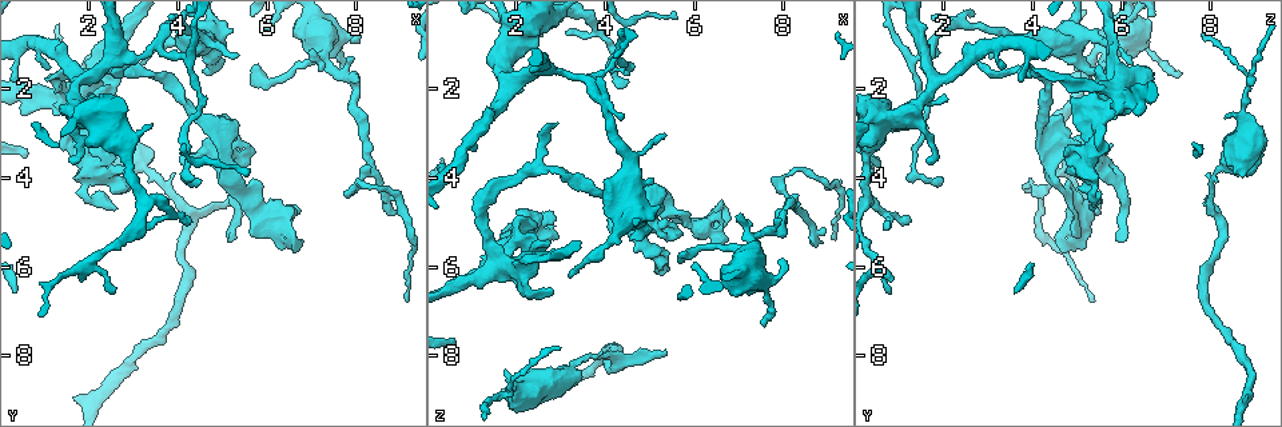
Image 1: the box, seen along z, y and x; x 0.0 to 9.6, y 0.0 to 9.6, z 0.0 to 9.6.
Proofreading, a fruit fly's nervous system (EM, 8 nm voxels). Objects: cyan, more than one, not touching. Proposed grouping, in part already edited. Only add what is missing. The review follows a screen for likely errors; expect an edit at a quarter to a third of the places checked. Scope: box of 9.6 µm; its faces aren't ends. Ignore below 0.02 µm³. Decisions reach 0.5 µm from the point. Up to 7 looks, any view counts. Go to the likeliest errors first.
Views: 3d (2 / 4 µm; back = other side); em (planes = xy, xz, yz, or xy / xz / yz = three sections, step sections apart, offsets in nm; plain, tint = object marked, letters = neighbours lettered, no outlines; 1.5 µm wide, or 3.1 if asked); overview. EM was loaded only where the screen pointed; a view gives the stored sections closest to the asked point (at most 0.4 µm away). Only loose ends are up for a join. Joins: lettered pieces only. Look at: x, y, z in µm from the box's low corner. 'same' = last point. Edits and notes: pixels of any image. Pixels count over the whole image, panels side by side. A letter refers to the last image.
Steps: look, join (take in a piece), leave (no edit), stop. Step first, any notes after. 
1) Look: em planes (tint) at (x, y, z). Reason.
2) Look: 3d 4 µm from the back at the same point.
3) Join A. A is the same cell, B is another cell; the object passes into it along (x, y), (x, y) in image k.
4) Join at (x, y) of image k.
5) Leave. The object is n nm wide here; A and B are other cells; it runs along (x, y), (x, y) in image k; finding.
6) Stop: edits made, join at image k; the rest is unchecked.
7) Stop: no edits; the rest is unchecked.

Look: em xy step 4 (letters) at (2.85, 3.75, 4.85). An open end.

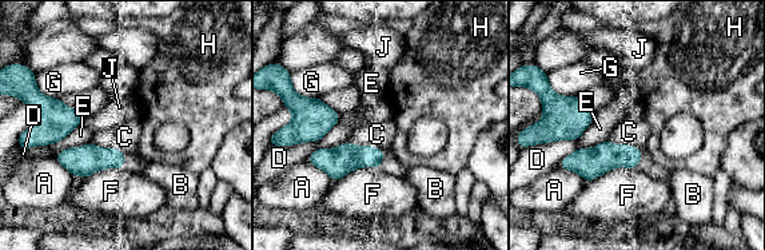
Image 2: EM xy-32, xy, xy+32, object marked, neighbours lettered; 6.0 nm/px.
Look: em planes (letters) at the same point. Another direction.

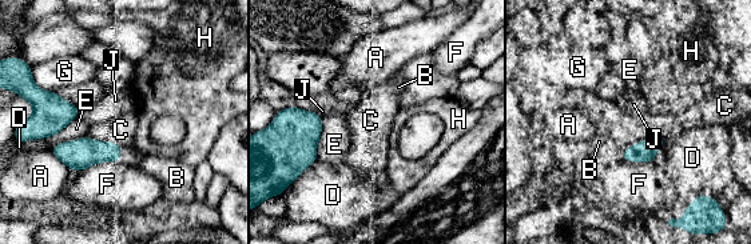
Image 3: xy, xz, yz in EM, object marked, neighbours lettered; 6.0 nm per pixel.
Leave. A, B, C, D, E, F, G, H and J are other cells; a border runs along (662, 139), (638, 140), (623, 150) in image 3; no lettered piece goes on from it.

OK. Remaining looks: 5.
Look: em planes (letters) at (6.65, 4.65, 5.00). Free end.

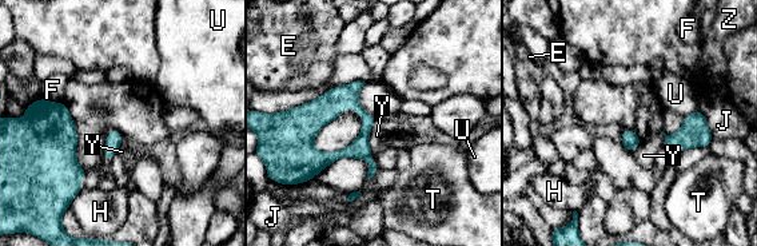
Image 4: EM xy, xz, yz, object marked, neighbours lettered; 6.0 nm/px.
Leave. E, F, H, J, T, U, Y and Z are other cells; it runs along (299, 115), (318, 157), (363, 153), (374, 169) in image 4; no lettered piece goes on from it.

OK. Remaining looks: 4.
Look: em xy step 8 (plain) at (5.35, 4.45, 7.90). Thin end.

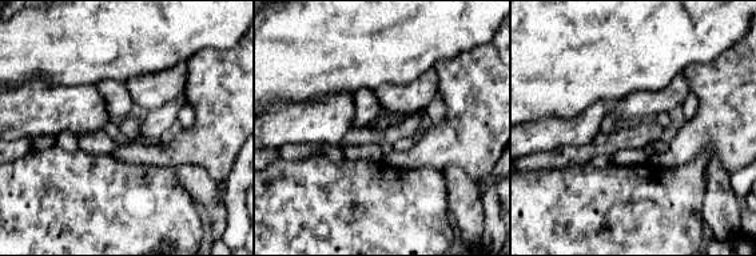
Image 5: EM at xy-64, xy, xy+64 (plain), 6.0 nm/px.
Look: em xy step 8 (letters) at the same point. What lies round it.

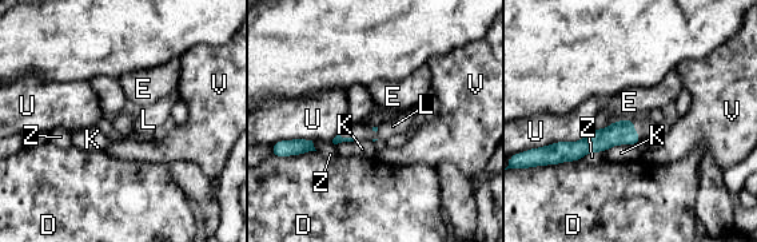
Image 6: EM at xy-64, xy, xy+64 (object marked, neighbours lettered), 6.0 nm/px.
Join at (645, 129) of image 6. L is the same cell, D, E, K, U, V and Z are other cells; the object passes into it along (620, 133), (634, 131), (645, 129) in image 6; the neuron continues.

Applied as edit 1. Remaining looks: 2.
Stop: edits made, join at image 6; the rest is unchecked.

